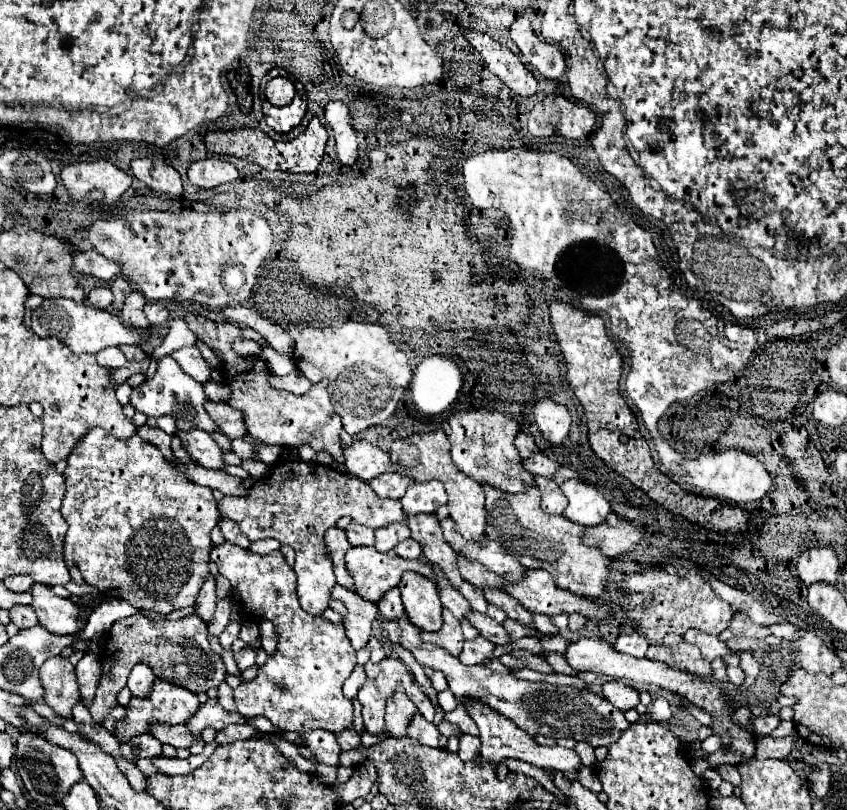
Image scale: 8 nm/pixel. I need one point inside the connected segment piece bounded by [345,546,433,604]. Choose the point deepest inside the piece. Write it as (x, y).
(374, 572)

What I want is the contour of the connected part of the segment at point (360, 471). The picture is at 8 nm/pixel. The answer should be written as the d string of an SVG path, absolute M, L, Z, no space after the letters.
M353 442L343 446L343 468L353 476L361 476L361 480L371 480L379 474L391 472L389 454L369 442Z

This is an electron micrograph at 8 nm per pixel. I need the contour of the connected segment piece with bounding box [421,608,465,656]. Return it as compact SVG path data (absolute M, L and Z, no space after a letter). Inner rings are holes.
M447 608L443 610L443 628L439 632L421 632L421 638L425 642L431 642L431 644L445 648L451 656L459 656L463 642L465 642L463 634L461 634L459 620Z

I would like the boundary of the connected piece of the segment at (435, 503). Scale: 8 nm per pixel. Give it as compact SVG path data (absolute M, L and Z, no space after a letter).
M411 482L407 488L407 494L399 498L403 510L407 516L411 514L435 514L435 510L443 504L447 504L447 494L441 482Z

